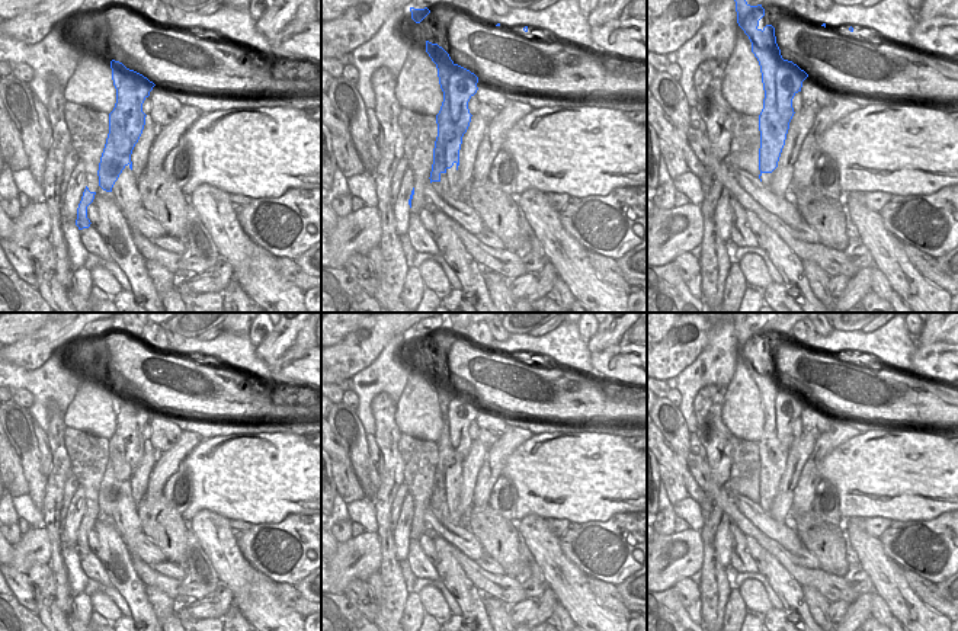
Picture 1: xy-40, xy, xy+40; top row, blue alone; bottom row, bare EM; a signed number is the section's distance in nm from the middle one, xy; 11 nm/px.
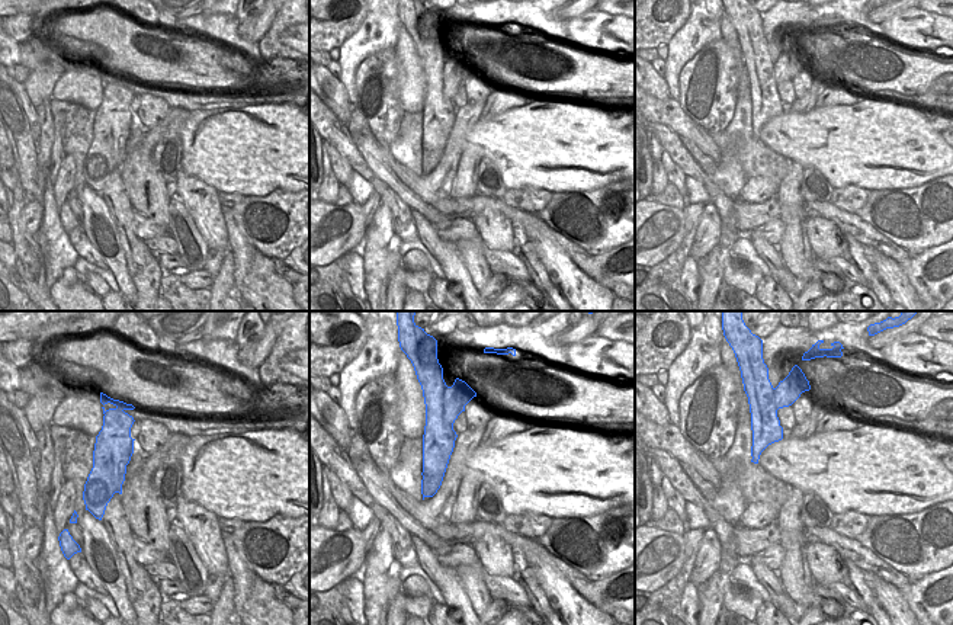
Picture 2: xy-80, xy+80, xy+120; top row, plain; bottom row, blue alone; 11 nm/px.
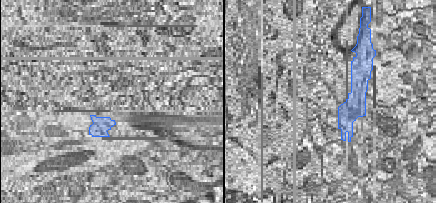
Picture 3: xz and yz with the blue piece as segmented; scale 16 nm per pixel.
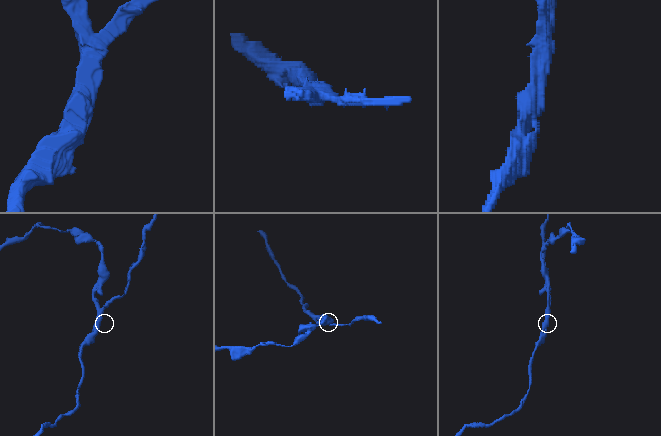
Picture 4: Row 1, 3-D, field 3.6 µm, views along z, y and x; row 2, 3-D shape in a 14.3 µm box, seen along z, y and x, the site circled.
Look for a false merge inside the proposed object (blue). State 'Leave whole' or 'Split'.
Split.

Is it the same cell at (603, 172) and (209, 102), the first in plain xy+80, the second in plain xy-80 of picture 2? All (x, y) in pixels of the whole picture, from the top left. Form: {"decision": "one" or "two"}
{"decision": "two"}

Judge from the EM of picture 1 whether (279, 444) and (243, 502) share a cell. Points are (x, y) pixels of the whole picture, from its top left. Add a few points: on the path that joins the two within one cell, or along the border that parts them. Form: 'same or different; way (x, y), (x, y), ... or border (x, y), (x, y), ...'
same; way (279, 458), (279, 463), (255, 487)

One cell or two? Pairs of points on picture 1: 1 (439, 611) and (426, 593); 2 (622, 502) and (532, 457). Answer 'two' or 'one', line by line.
1: one
2: one

